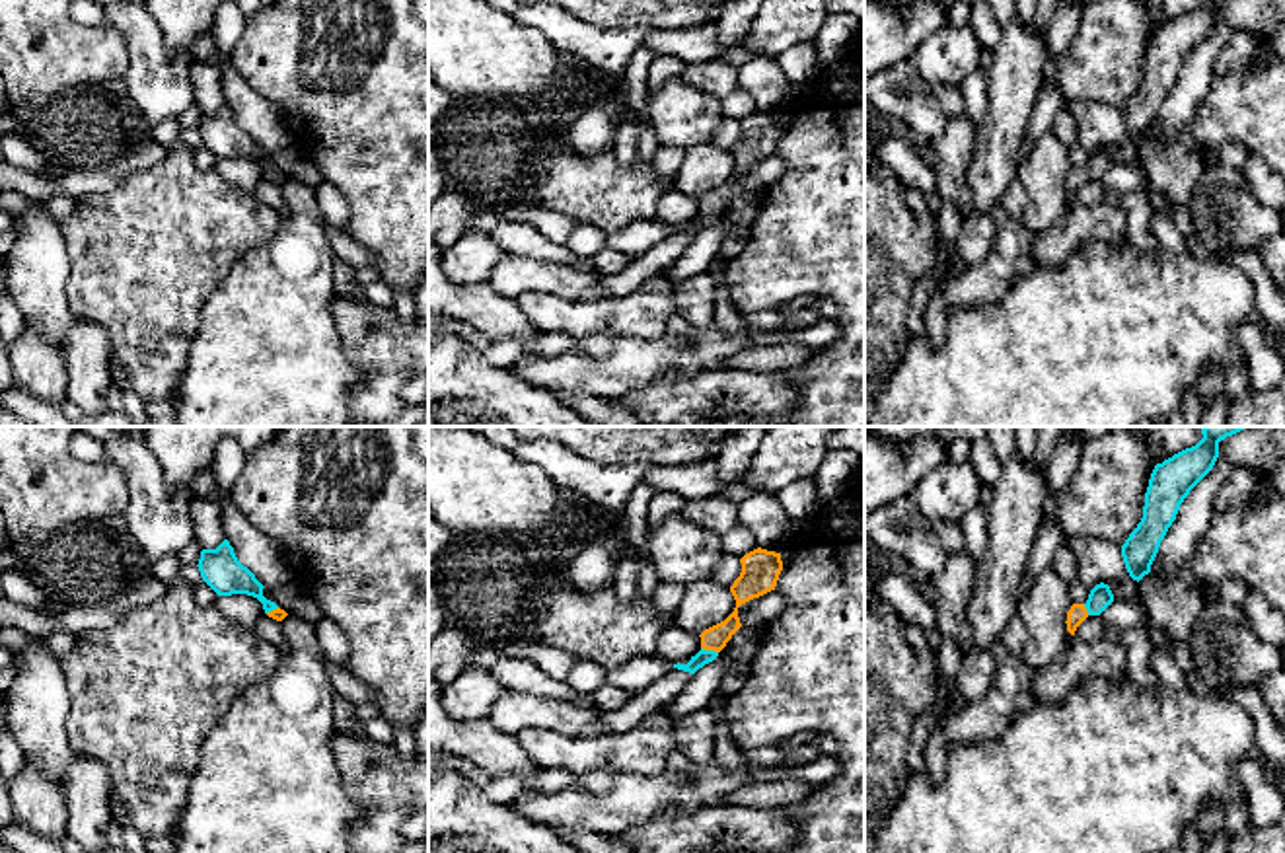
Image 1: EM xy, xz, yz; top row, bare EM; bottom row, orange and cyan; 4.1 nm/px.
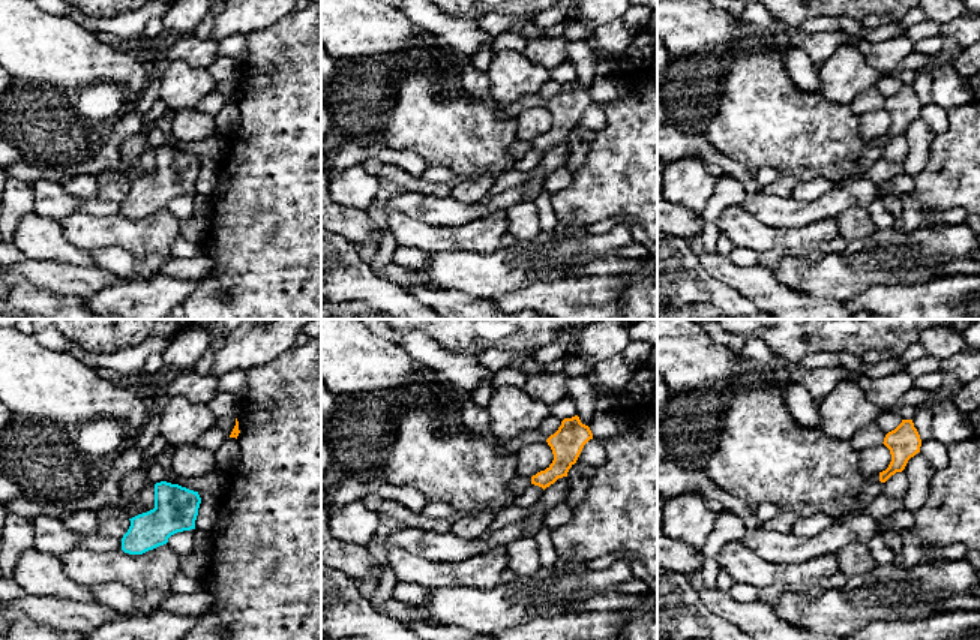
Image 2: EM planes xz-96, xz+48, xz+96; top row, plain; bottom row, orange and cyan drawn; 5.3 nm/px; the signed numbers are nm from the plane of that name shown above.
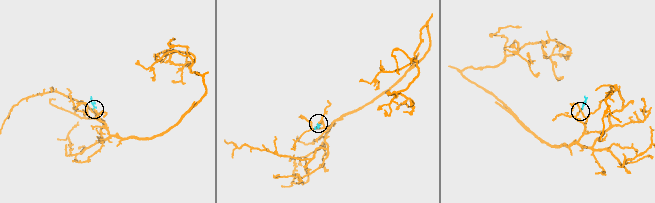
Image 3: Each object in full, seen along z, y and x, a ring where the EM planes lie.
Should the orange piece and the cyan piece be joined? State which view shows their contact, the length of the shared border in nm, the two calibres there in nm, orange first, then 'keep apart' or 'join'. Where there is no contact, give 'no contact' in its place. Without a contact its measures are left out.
xz | 80 nm | 100/70 nm | join

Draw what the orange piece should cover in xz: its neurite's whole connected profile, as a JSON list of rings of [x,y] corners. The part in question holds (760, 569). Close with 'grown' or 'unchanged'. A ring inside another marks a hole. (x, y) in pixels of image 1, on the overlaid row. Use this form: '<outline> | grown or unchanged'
[[[753,549],[742,559],[742,573],[730,586],[736,600],[734,612],[720,623],[705,629],[701,637],[701,650],[691,656],[687,664],[674,664],[674,668],[695,674],[705,664],[713,662],[718,652],[726,647],[732,635],[742,627],[738,608],[753,598],[759,598],[775,590],[779,575],[783,571],[781,553],[767,549]]] | grown

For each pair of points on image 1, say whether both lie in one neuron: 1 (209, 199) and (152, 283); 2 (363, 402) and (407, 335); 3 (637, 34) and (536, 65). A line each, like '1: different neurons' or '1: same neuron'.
1: same neuron
2: same neuron
3: different neurons

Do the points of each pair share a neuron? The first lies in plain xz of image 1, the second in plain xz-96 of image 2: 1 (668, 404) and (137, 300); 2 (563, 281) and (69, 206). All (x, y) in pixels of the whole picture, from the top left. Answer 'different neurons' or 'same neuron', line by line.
1: same neuron
2: same neuron

